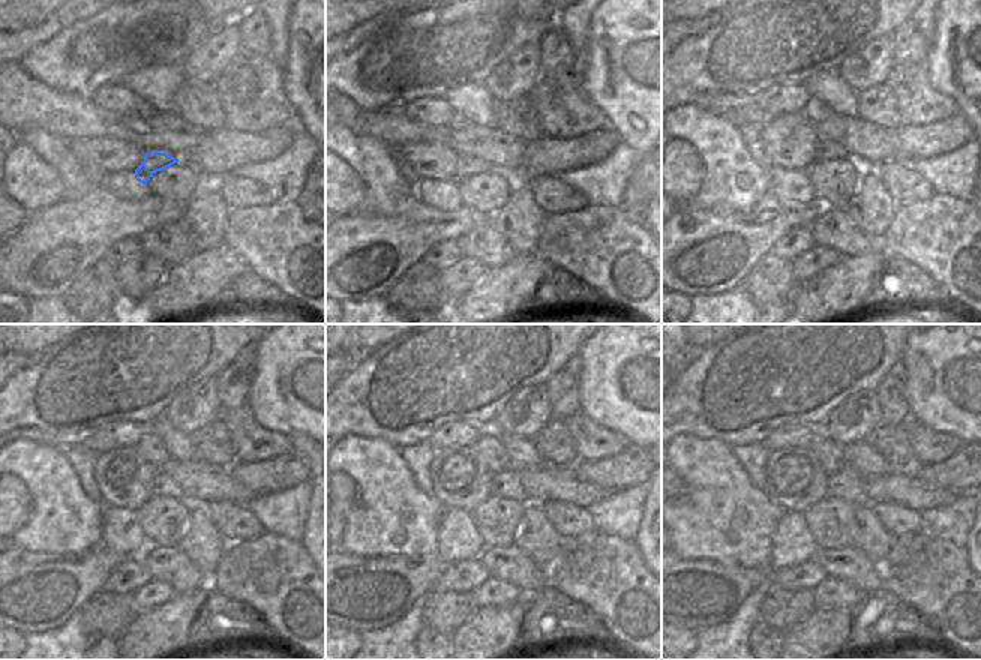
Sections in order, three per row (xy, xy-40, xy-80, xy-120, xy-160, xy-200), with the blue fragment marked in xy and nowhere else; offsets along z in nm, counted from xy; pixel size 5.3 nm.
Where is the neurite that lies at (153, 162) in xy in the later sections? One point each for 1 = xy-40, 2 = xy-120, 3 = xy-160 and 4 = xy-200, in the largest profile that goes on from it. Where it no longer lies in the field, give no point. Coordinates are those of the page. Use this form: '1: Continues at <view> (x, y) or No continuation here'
1: Continues at xy-40 (489, 156)
2: Continues at xy-120 (162, 486)
3: Continues at xy-160 (506, 485)
4: Continues at xy-200 (846, 485)

